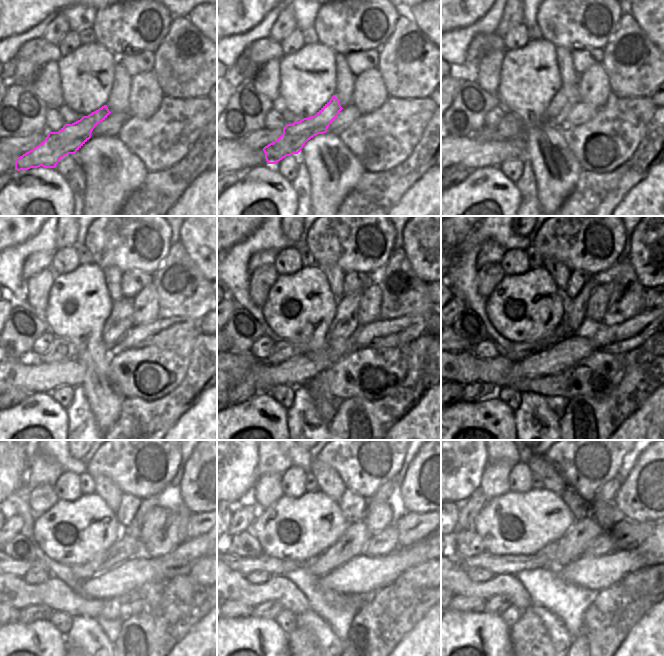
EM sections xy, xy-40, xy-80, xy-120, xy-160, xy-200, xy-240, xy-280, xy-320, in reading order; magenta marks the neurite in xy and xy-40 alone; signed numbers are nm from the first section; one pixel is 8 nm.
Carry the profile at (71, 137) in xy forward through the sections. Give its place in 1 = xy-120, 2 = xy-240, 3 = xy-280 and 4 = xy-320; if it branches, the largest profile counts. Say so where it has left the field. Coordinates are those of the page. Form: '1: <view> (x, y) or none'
1: xy-120 (120, 321)
2: xy-240 (133, 529)
3: xy-280 (387, 491)
4: xy-320 (609, 491)

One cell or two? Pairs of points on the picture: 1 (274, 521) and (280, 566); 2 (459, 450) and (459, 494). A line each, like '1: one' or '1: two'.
1: two
2: one

